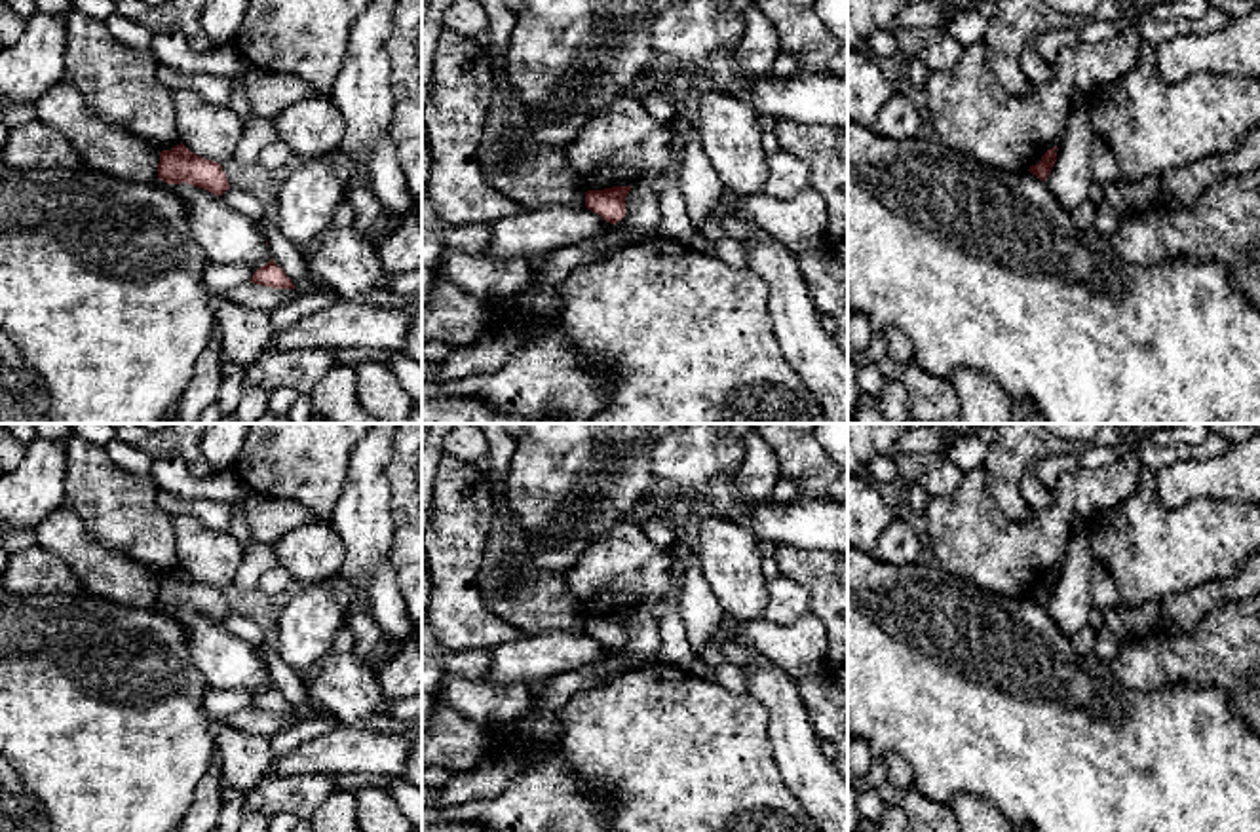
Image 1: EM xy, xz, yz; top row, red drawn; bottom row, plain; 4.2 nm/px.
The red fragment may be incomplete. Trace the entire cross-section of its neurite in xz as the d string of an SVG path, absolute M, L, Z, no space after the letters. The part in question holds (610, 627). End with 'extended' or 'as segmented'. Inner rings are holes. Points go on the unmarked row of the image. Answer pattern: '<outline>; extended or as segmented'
M631 612L587 615L585 633L601 640L606 648L616 650L625 642L625 623L629 617Z; as segmented

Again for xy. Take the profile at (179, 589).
M182 568L160 577L158 604L167 610L192 610L222 621L230 608L222 591L190 577Z; as segmented

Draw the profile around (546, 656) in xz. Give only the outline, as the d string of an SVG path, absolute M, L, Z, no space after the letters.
M547 631L490 648L483 680L494 686L526 686L597 665L610 652L587 633Z

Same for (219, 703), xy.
M213 690L203 697L203 709L213 720L224 720L251 707L257 695L249 690Z

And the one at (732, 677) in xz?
M722 663L715 667L715 676L720 686L724 686L730 691L747 693L749 680L745 676L743 667Z

